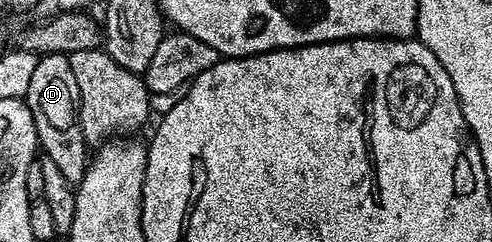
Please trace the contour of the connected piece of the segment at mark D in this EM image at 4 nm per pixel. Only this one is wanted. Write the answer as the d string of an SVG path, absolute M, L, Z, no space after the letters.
M43 55L32 73L24 100L36 125L41 154L51 159L69 183L78 184L86 172L88 144L78 120L78 90L69 55Z

